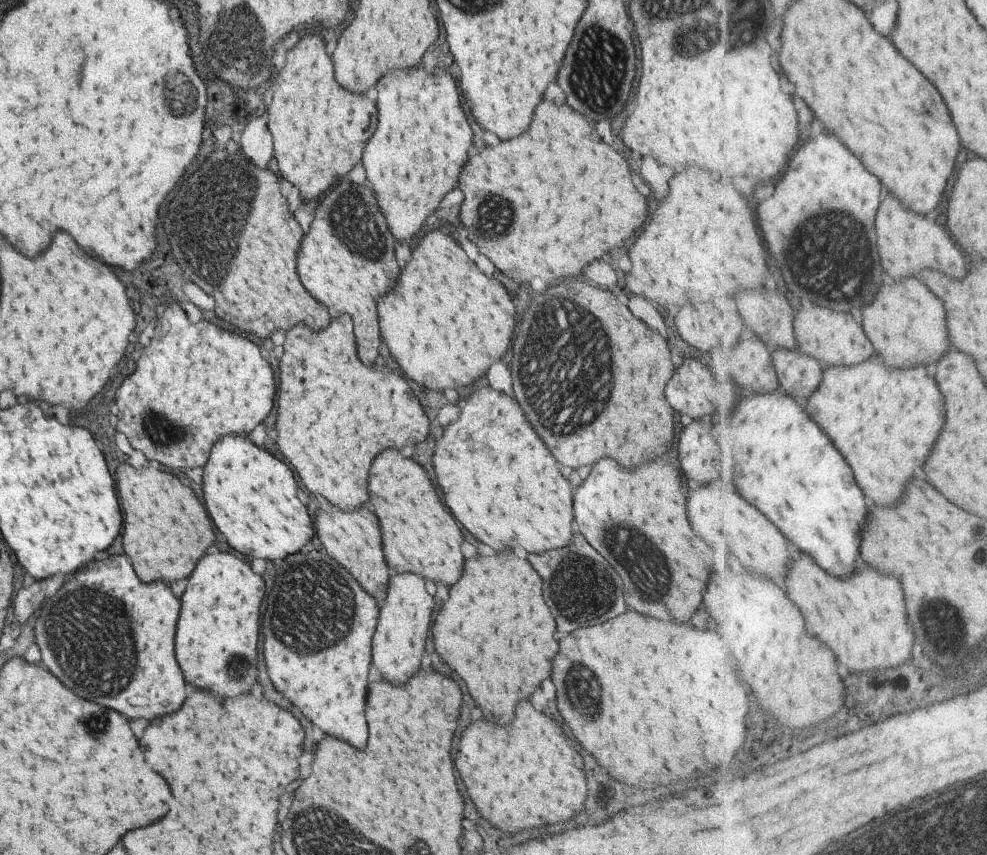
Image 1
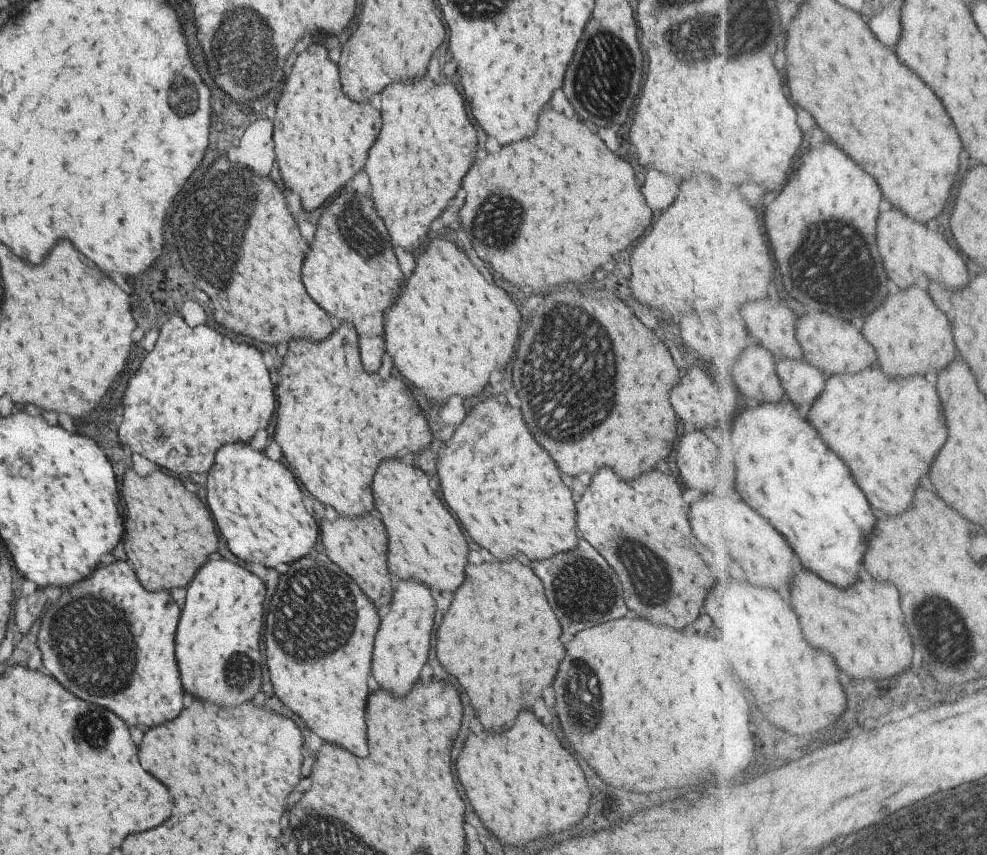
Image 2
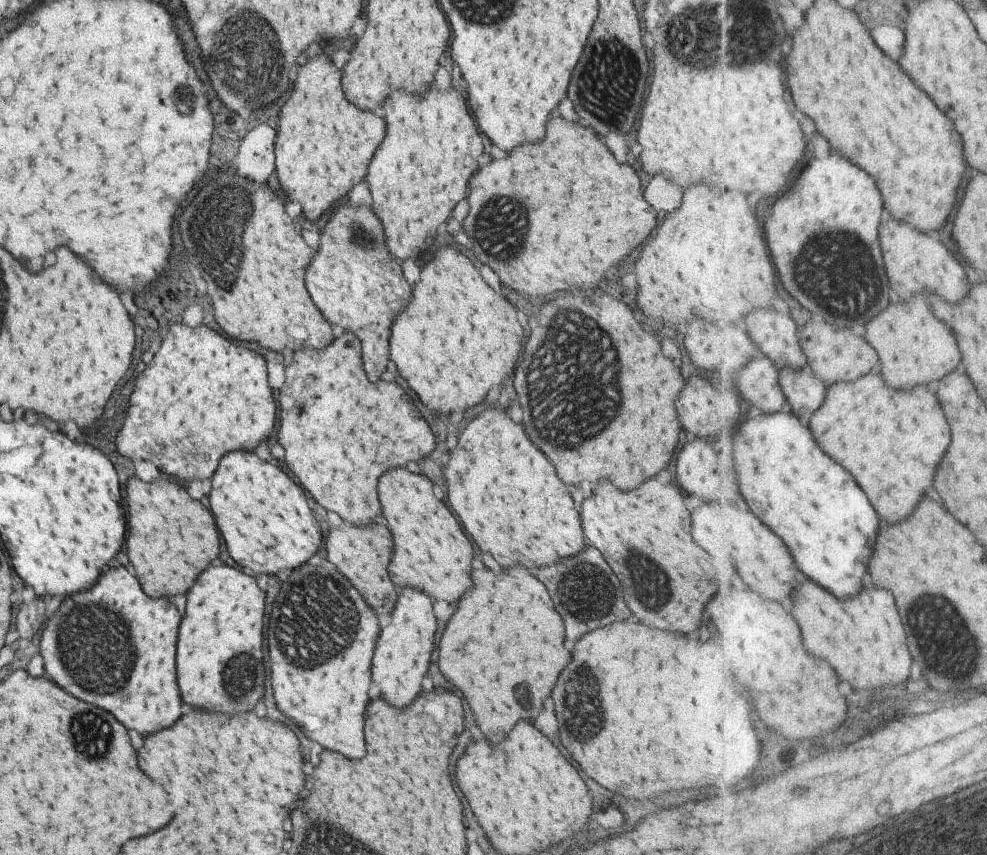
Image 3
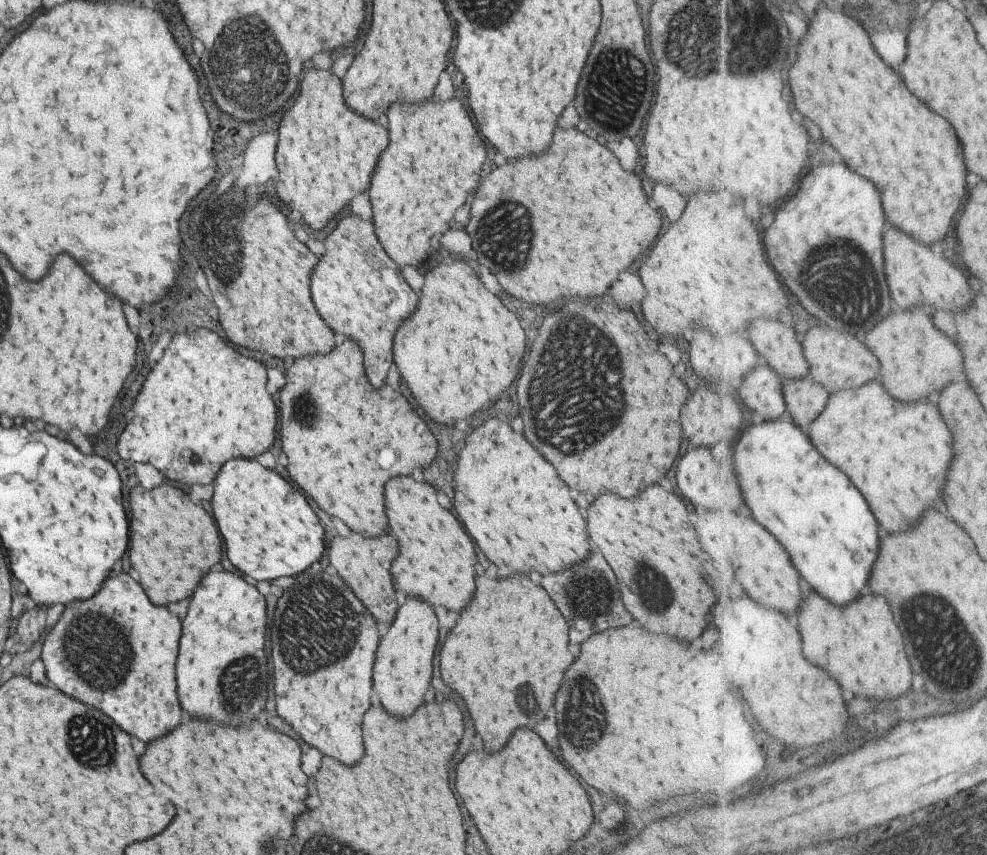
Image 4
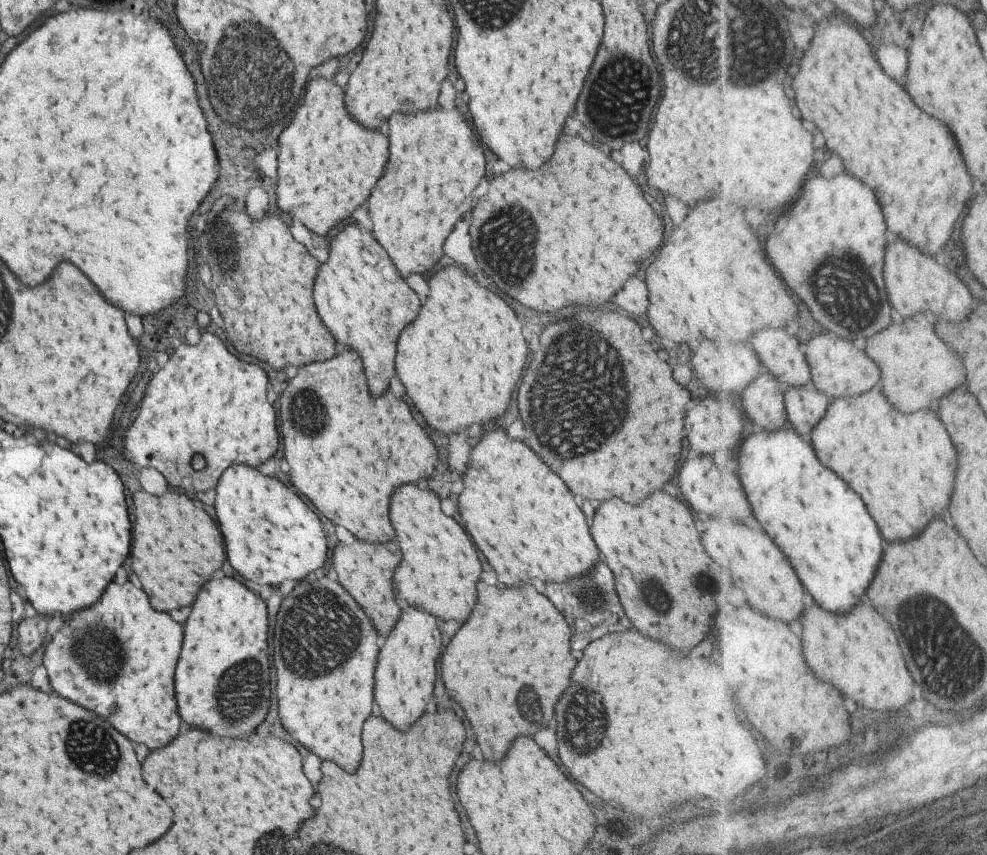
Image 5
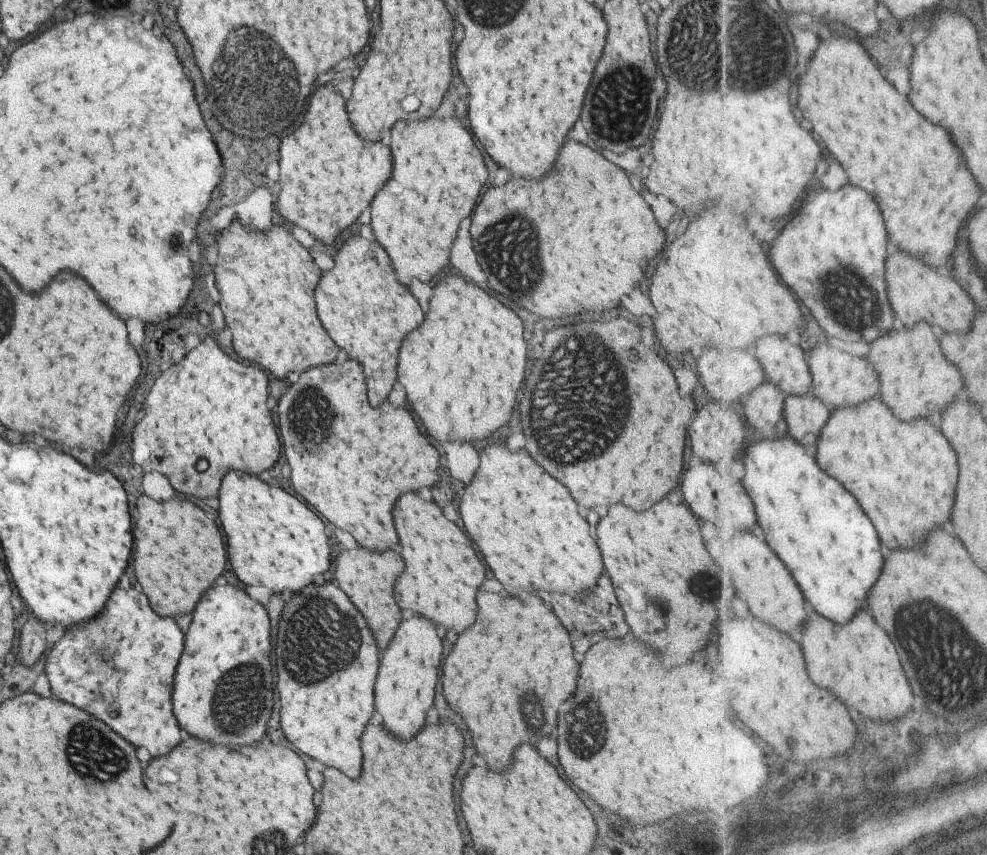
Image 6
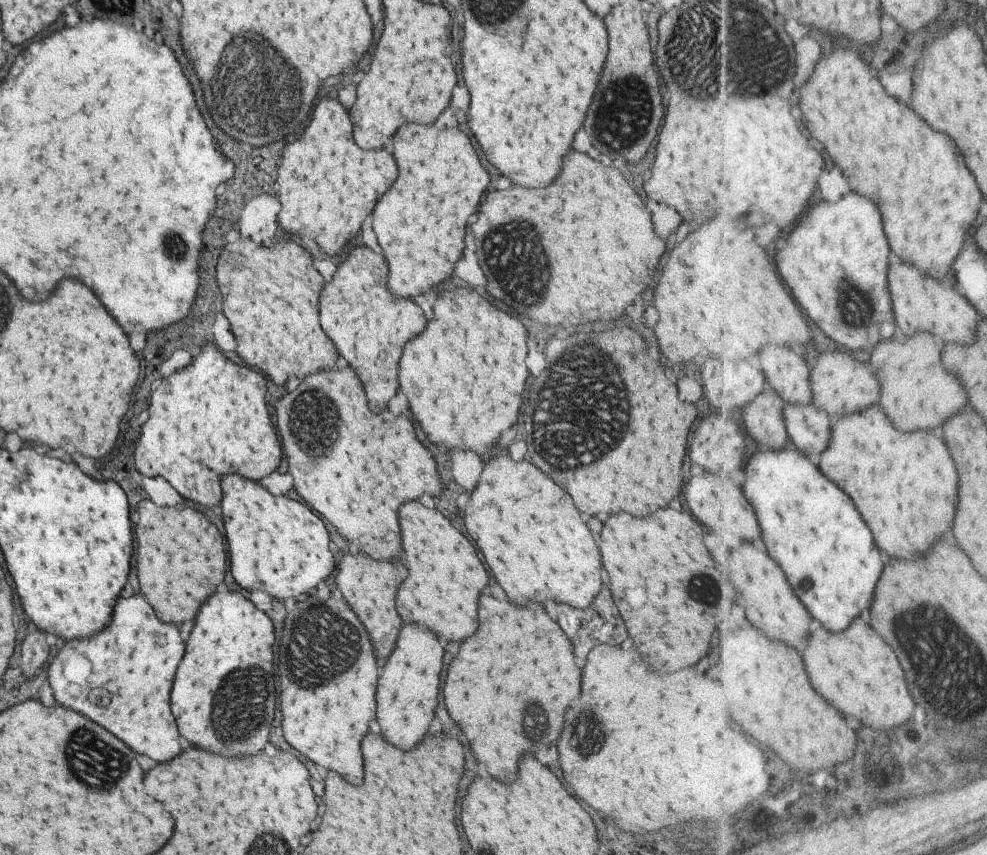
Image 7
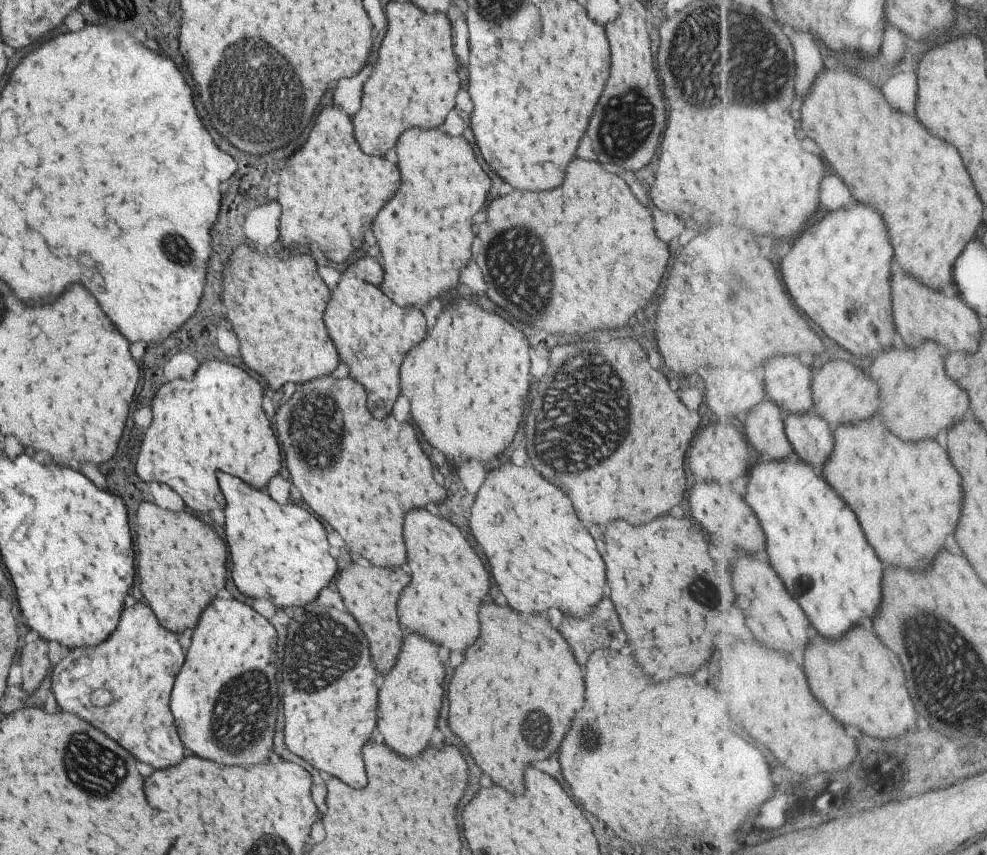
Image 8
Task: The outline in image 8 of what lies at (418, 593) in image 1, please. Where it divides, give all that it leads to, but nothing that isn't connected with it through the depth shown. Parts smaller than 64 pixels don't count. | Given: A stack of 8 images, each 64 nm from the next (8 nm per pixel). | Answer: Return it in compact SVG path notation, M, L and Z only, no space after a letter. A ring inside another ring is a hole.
M407 634L393 668L383 674L377 694L377 730L383 738L383 744L401 756L417 756L433 732L445 676L437 650L437 644L425 640L423 636Z

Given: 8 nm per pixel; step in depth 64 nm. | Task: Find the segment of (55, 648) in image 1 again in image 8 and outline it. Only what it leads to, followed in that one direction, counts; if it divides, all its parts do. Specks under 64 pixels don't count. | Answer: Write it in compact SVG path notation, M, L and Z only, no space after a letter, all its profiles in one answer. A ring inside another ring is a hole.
M135 602L133 606L125 606L121 610L117 626L105 642L93 648L71 648L64 652L61 660L51 667L48 677L55 702L61 710L77 714L89 724L95 724L95 728L111 736L111 740L117 740L137 760L147 762L153 768L165 768L177 764L183 758L183 746L177 738L175 724L167 706L169 690L181 664L183 652L177 636L163 630L145 604Z

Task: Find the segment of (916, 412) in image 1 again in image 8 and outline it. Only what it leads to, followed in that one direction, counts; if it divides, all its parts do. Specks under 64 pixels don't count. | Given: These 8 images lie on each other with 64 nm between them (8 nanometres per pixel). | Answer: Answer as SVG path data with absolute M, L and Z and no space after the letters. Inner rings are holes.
M879 416L839 426L834 438L835 450L822 469L823 476L859 512L879 556L895 566L929 568L947 544L947 536L955 532L963 506L961 476L949 452L937 440L903 442Z

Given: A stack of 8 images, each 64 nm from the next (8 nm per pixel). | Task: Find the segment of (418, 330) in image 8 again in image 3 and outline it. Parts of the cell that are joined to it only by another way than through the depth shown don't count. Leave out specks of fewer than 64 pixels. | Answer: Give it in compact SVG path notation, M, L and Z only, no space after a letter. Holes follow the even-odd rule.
M343 204L331 212L329 220L319 234L319 248L313 260L305 268L305 288L313 304L331 324L339 324L341 328L351 330L361 342L361 360L365 376L375 382L387 364L387 336L389 324L403 310L403 304L409 298L409 284L403 280L397 260L387 252L383 242L383 228L377 228L377 216L369 212L367 206L353 208L351 204Z

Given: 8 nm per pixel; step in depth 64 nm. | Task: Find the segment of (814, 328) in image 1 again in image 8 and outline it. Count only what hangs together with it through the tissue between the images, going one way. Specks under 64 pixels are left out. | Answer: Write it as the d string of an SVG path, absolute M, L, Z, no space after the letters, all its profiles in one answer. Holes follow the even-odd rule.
M832 358L815 371L812 382L814 408L813 412L829 422L831 430L835 432L839 426L857 424L859 420L871 418L879 410L881 394L879 385L874 382L867 371L861 370L847 360Z

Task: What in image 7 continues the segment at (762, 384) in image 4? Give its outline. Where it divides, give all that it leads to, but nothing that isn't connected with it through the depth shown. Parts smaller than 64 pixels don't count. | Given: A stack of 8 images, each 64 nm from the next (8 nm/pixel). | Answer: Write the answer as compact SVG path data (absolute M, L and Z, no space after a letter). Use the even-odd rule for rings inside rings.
M767 388L744 408L744 423L753 448L783 450L791 446L788 433L787 405L773 389Z

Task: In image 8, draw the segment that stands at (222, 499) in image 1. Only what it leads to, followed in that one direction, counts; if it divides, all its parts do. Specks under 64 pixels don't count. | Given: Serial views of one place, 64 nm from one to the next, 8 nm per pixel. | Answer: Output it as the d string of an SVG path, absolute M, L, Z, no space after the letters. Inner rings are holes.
M223 474L217 480L225 498L225 540L231 558L231 578L239 592L267 598L271 604L303 606L327 586L337 566L327 552L327 534L323 524L297 504L278 504L267 492Z

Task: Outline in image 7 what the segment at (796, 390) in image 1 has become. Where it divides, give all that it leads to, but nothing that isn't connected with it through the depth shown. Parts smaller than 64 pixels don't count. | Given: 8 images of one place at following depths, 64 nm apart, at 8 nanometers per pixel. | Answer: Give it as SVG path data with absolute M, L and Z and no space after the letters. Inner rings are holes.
M814 402L809 406L788 404L786 417L791 445L817 462L831 444L834 420Z

